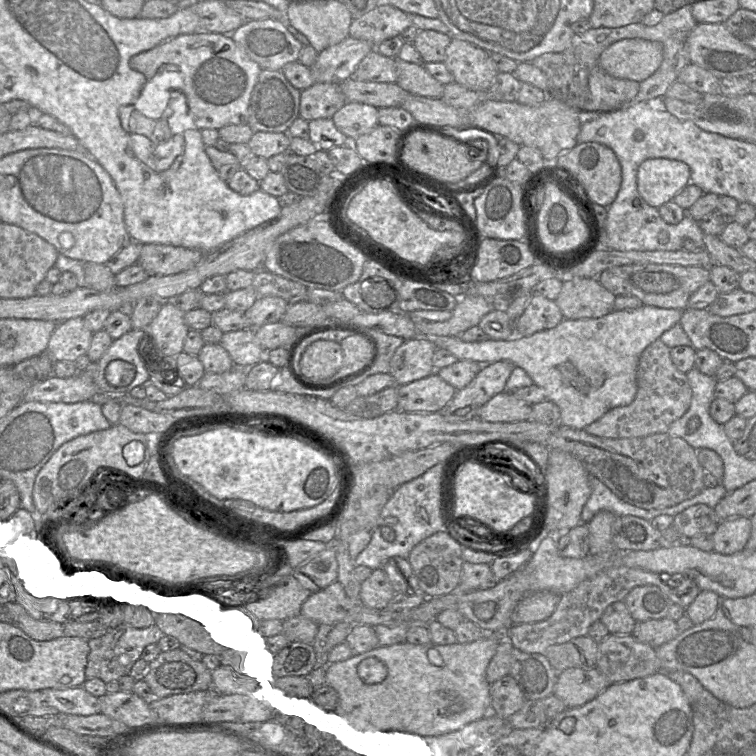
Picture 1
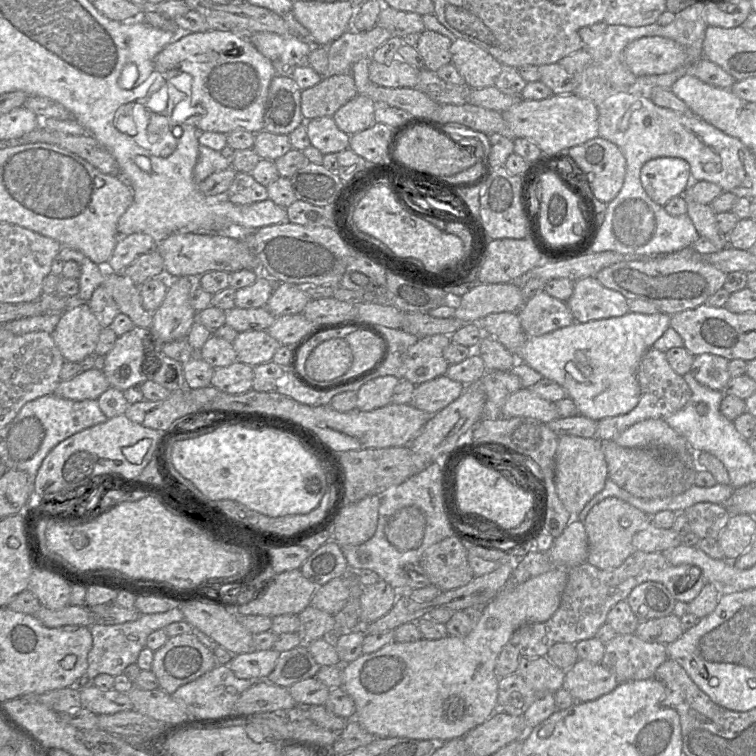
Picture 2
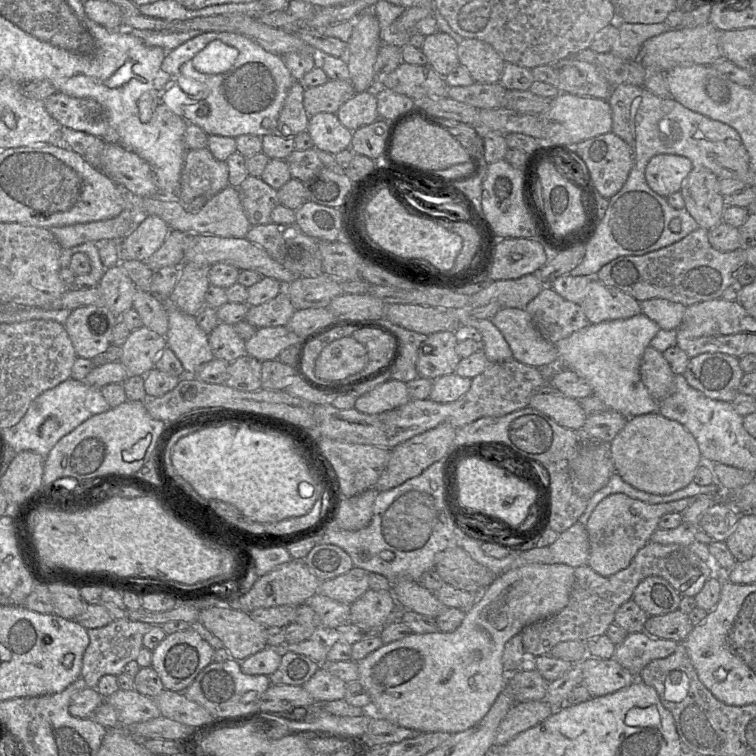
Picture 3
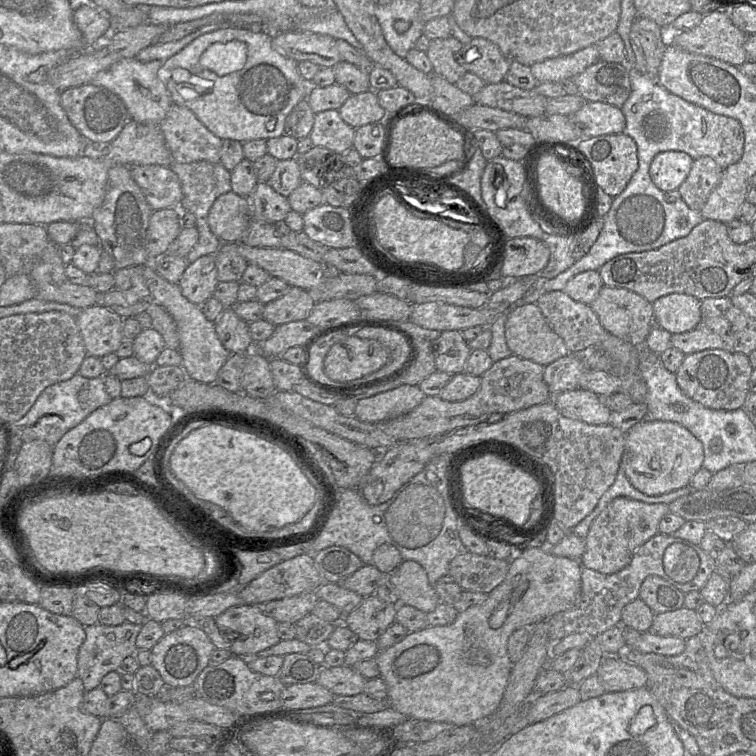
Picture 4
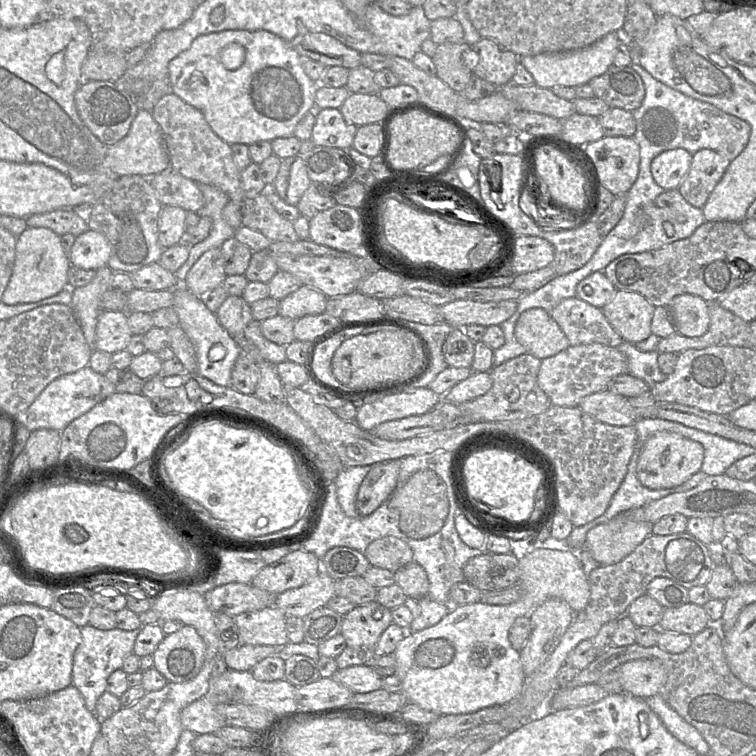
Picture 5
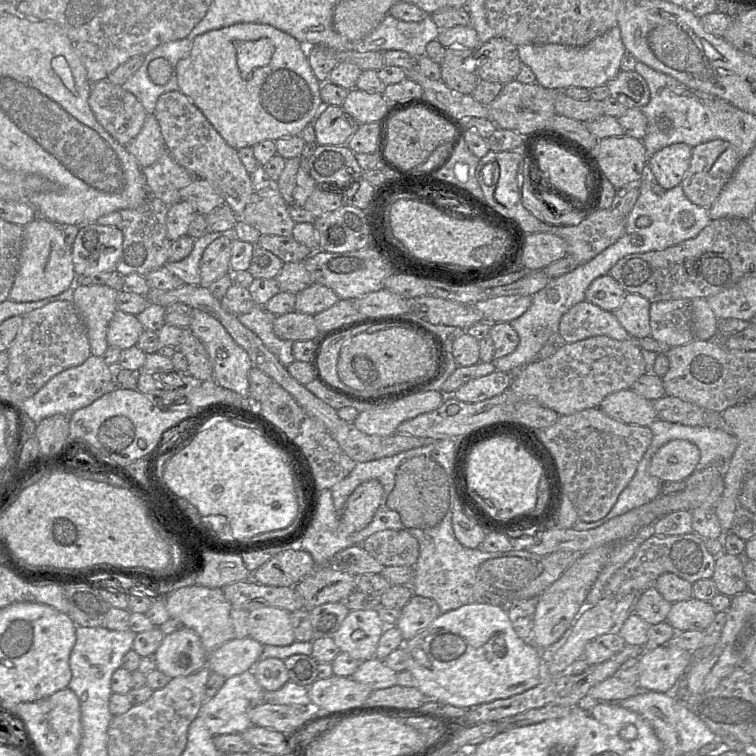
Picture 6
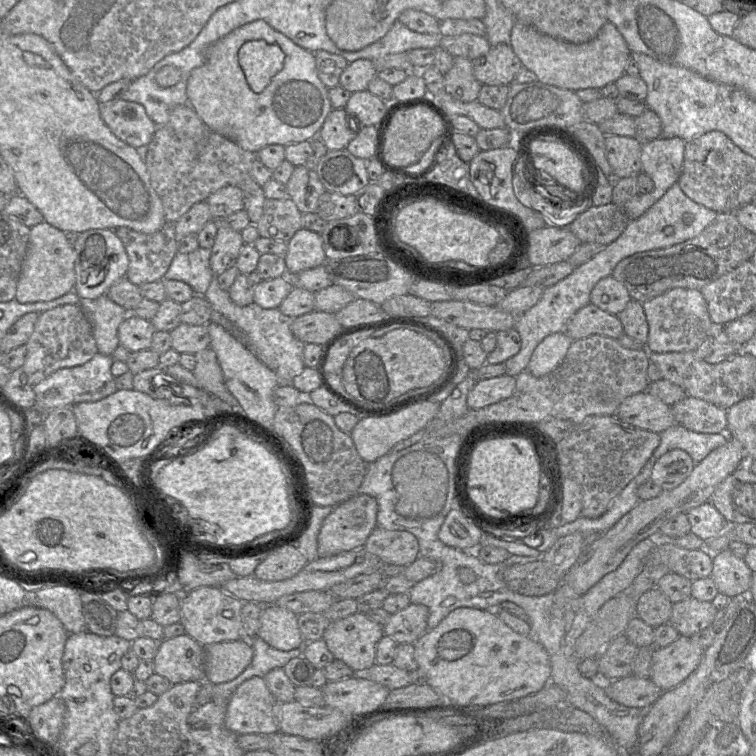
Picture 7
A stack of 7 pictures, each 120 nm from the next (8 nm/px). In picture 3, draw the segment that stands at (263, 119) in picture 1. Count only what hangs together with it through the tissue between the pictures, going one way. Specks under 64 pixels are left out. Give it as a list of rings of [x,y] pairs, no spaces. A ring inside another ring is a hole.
[[[294,81],[287,92],[280,111],[276,133],[283,137],[295,137],[306,131],[310,116],[303,105],[305,87],[300,81]]]

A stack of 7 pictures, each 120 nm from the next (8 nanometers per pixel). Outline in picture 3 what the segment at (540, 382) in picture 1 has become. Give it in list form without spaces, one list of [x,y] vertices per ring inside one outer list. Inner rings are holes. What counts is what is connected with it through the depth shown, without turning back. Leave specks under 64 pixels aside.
[[[642,313],[635,315],[633,317],[630,317],[628,319],[605,321],[605,322],[601,322],[599,324],[589,324],[587,327],[573,333],[569,337],[562,339],[557,344],[555,344],[556,350],[558,353],[558,357],[559,357],[559,364],[562,367],[567,367],[569,369],[572,369],[578,375],[580,375],[582,378],[584,378],[590,384],[592,391],[593,391],[593,395],[598,397],[608,407],[608,409],[609,409],[608,411],[616,411],[628,419],[630,419],[634,416],[642,415],[642,414],[658,412],[660,403],[655,401],[651,397],[647,388],[643,384],[643,382],[641,380],[641,375],[640,375],[640,366],[641,366],[641,361],[642,361],[642,357],[643,357],[645,349],[648,346],[650,346],[650,341],[652,340],[652,338],[657,334],[657,332],[660,329],[661,328],[658,326],[658,324],[656,322],[652,321],[651,319],[649,319],[649,317],[647,317],[646,315],[644,315]]]

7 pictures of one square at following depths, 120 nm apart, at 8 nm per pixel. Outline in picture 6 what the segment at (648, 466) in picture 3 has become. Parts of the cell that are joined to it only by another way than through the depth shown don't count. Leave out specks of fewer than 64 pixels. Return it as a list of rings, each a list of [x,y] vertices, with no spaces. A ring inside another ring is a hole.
[[[672,440],[652,456],[649,473],[661,483],[686,480],[697,470],[698,447],[686,440]]]

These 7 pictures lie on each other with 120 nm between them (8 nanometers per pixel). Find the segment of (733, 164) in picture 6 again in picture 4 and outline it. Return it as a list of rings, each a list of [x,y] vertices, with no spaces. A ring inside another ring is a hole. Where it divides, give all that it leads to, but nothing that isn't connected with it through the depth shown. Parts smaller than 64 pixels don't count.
[[[711,157],[694,160],[687,178],[677,189],[690,209],[701,212],[719,183],[723,170]]]

